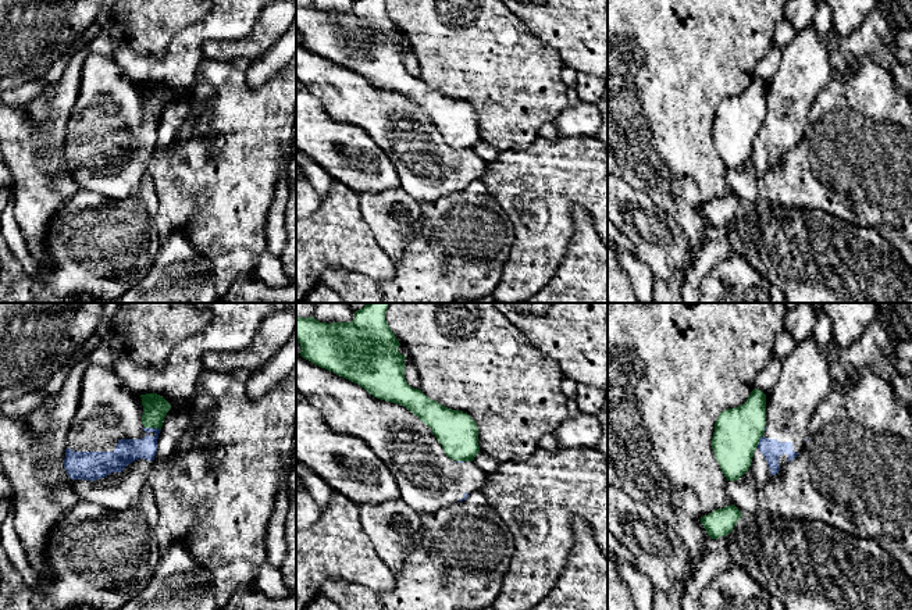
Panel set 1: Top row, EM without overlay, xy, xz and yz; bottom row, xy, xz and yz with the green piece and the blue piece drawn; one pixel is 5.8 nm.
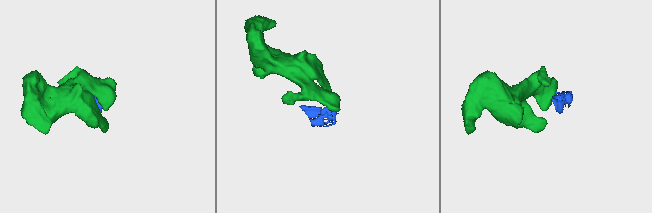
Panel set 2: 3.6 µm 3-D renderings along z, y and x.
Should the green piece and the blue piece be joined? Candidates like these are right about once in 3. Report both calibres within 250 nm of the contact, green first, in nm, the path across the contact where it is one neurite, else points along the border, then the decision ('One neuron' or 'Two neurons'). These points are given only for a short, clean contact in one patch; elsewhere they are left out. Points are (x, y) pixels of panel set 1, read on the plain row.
Thickness 140 nm (green) against 140 nm. Boundary: xy (143, 116), (160, 118). Two neurons

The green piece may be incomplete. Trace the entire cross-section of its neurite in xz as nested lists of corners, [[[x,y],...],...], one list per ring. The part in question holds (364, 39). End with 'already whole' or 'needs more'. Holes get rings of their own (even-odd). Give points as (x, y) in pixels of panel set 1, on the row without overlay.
[[[355,0],[350,11],[320,11],[296,4],[300,44],[335,61],[377,88],[398,92],[428,114],[455,150],[473,150],[480,140],[475,110],[412,76],[405,68],[405,47],[386,8],[386,0]]] | already whole

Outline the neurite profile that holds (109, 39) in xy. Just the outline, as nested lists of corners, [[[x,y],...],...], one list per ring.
[[[117,26],[106,28],[86,44],[89,54],[111,56],[122,46],[122,31]]]

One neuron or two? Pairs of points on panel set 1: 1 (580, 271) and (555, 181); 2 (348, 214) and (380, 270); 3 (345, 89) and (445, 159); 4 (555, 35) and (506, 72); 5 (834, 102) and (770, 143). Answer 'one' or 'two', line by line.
1: two
2: one
3: one
4: two
5: two

